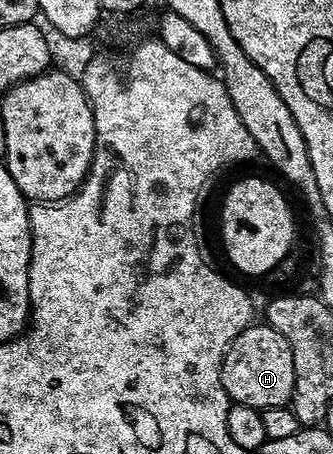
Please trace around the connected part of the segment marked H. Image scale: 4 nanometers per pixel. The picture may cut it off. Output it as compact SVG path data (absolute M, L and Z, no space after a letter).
M270 324L247 325L226 351L220 378L229 402L258 410L288 405L294 391L294 355L290 343Z

